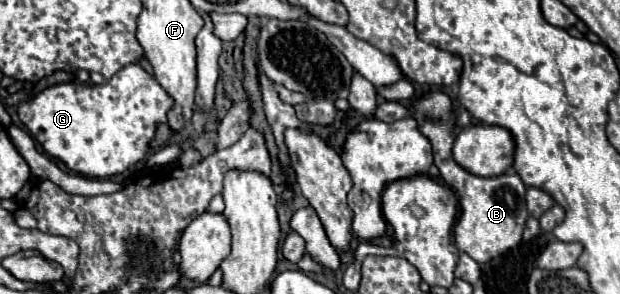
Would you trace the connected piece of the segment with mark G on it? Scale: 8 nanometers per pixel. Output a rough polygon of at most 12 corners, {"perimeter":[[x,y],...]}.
{"perimeter":[[137,63],[47,87],[29,133],[85,177],[127,171],[171,95]]}

